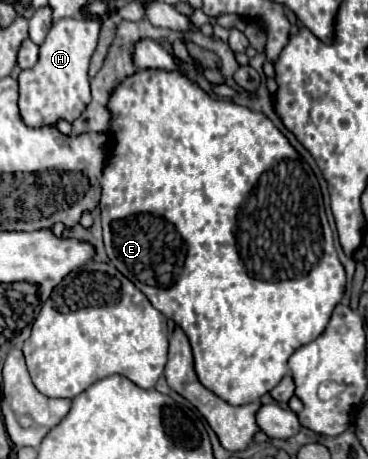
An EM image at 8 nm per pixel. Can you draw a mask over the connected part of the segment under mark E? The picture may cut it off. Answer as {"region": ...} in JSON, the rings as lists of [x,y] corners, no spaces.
{"region":[[[181,69],[135,71],[111,91],[107,109],[111,111],[111,121],[107,127],[111,141],[107,145],[99,207],[103,221],[103,241],[111,263],[121,269],[121,273],[125,273],[125,277],[129,277],[129,281],[133,281],[133,285],[141,289],[141,293],[145,293],[155,309],[159,309],[167,319],[173,319],[187,333],[195,355],[195,373],[209,391],[231,405],[247,405],[259,401],[285,377],[285,373],[289,371],[287,359],[291,357],[291,353],[323,333],[333,309],[339,305],[345,293],[345,269],[333,247],[333,233],[327,223],[325,205],[315,173],[293,149],[287,137],[263,113],[251,111],[249,107],[237,105],[233,101],[211,97]]]}

